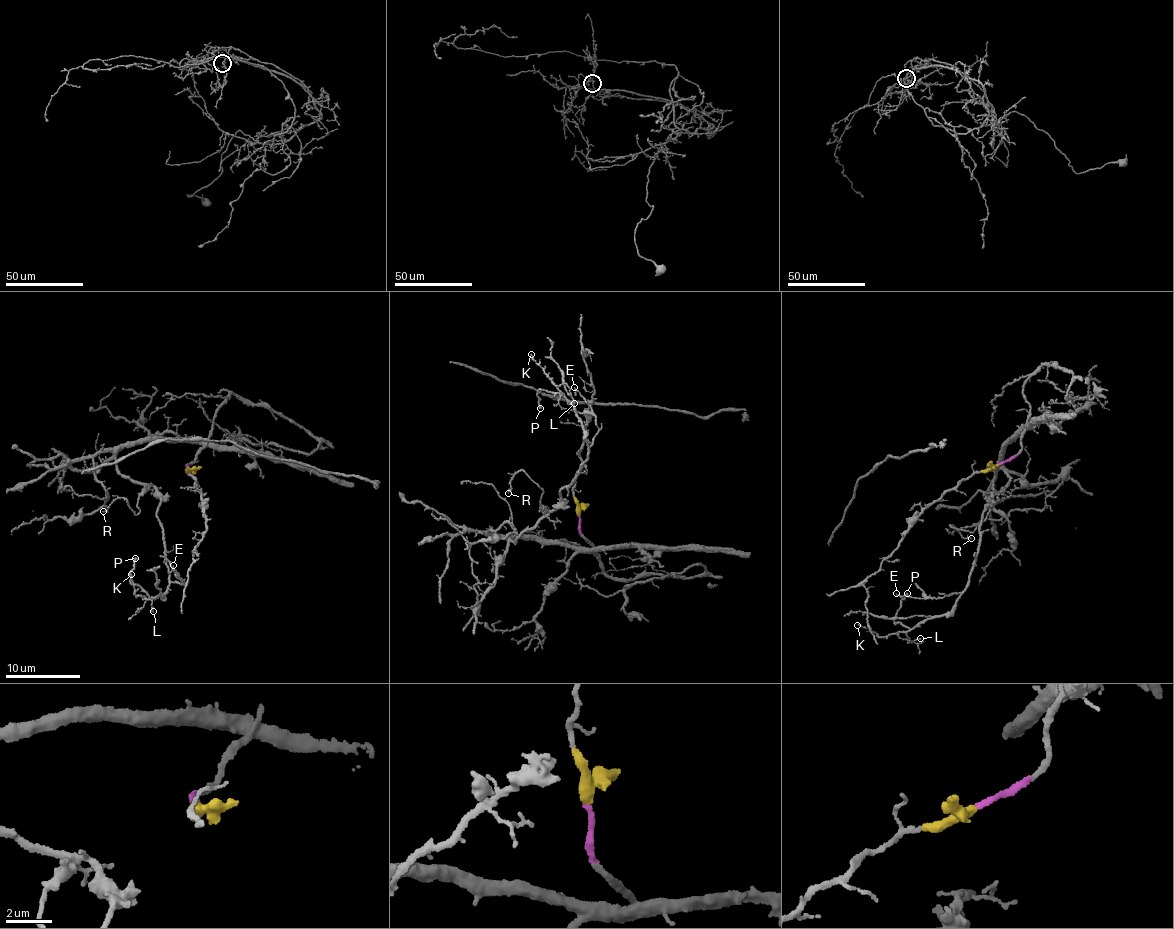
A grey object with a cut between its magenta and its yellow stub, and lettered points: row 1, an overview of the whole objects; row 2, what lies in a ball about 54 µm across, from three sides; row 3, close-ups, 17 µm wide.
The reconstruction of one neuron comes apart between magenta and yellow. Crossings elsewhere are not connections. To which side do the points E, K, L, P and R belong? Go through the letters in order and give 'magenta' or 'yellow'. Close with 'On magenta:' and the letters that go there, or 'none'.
E: magenta
K: magenta
L: magenta
P: magenta
R: magenta
On magenta: E, K, L, P, R

